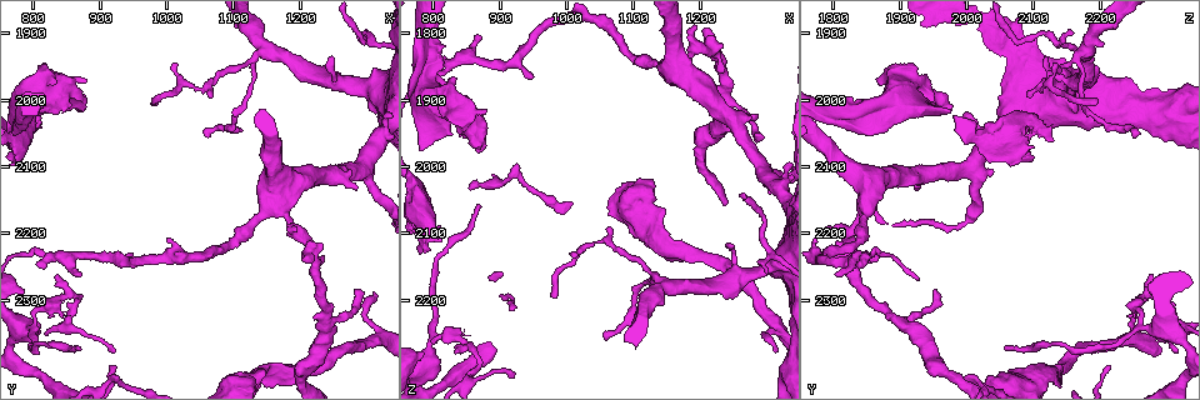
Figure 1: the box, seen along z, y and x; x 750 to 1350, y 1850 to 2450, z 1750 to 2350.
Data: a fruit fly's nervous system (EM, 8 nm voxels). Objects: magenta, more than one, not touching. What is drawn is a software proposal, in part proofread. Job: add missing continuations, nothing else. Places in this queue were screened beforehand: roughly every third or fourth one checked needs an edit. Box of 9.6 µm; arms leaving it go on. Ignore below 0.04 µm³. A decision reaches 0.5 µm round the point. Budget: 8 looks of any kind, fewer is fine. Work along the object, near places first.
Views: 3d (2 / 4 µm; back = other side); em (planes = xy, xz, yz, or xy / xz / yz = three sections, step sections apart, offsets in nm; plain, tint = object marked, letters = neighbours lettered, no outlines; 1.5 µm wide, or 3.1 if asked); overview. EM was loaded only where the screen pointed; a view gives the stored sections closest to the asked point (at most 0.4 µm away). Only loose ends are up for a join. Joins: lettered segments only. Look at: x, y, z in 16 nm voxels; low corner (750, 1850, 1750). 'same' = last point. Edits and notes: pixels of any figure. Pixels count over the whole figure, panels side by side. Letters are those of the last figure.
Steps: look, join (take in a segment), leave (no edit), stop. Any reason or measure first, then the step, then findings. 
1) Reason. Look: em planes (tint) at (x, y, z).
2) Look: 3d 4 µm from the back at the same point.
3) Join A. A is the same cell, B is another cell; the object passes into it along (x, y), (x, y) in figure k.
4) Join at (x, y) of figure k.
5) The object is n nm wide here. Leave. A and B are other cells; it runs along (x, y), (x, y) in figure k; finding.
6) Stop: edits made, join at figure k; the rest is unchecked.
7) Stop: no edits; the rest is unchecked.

Thin end. Look: em planes (letters) at (1310, 2290, 2275).

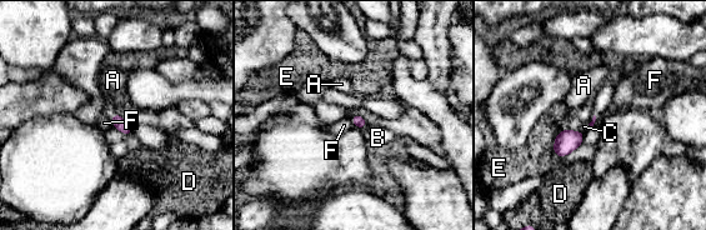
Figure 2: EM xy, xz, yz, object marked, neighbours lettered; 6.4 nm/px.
The longest contact is with E, 190 nm. Leave. A, B, C, D, E and F are other cells; a border runs along (110, 116), (113, 125) in figure 2; none of them fits.

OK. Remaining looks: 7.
Free end. Look: 3d 4 µm at (820, 2015, 1960).

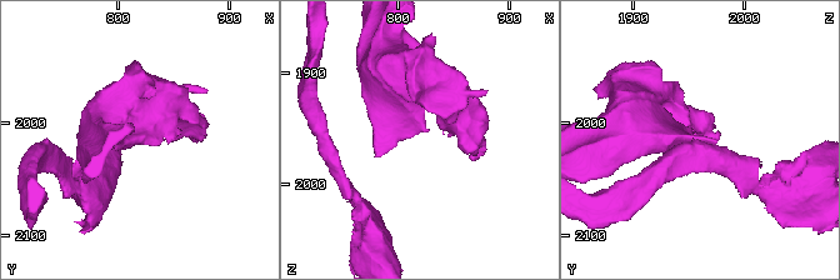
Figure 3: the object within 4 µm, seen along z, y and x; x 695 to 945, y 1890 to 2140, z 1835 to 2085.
Need the tissue. Look: em xz step 8 (tint) at the same point.

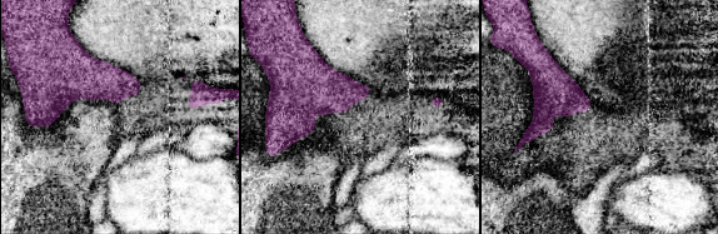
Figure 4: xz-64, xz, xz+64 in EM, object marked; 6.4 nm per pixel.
Look: em planes (letters) at the same point.

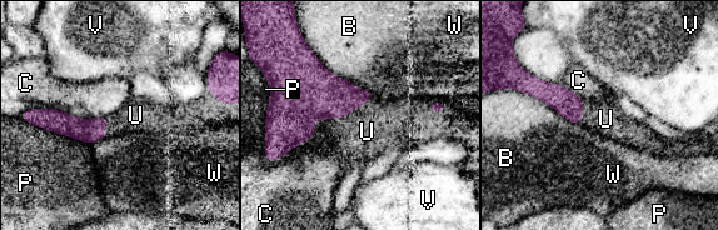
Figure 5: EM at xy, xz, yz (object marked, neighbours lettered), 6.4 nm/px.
The longest contact is with U, 650 nm. Join U. U is the same cell, B, C, P, V and W are other cells; the object passes into it along (302, 89), (323, 118), (357, 136) in figure 5; it goes on there.

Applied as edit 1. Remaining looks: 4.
Branch stops here. Look: 3d 4 µm from the back at (870, 2260, 1800).

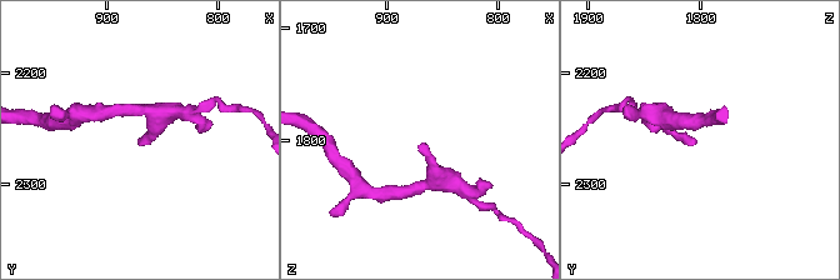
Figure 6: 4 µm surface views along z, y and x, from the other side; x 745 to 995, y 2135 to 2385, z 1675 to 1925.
Shape alone is not enough. Look: em xz step 8 (tint) at (868, 2258, 1804).

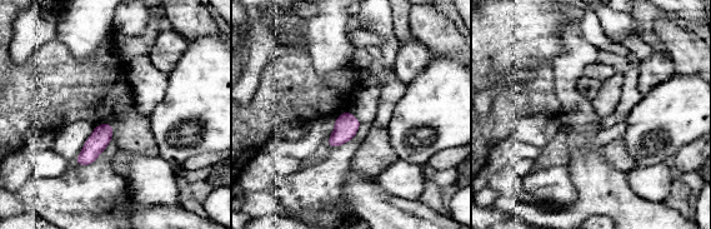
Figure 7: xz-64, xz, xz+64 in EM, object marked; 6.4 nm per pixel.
Look: em xz step 8 (letters) at the same point.

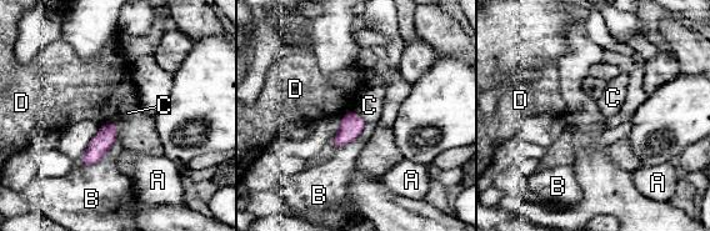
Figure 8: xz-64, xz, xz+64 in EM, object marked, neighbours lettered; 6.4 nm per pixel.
The longest contact is with B, 200 nm. Leave. A, B, C and D are other cells; no lettered segment goes on from it.

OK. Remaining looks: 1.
Stop: edits made, join at figure 5; the rest is unchecked.

